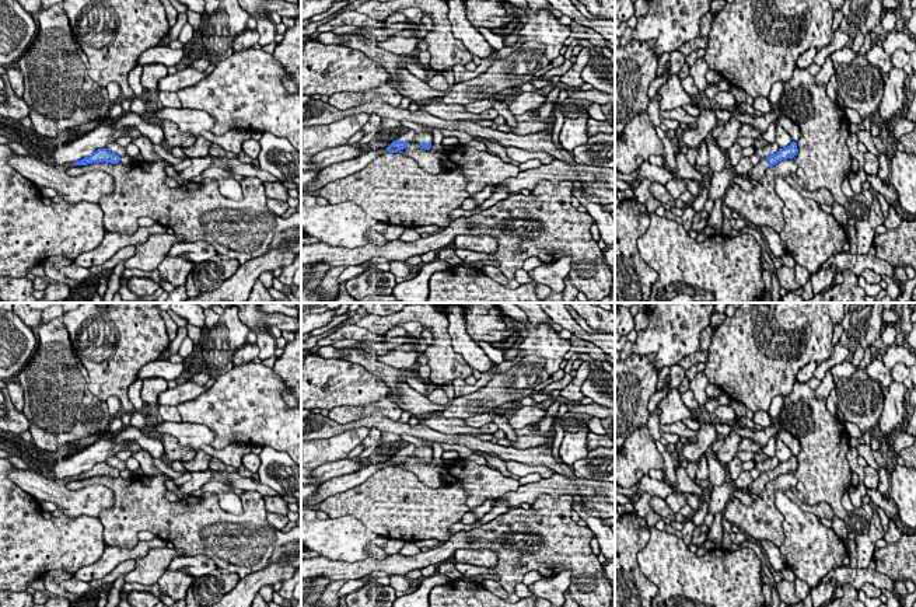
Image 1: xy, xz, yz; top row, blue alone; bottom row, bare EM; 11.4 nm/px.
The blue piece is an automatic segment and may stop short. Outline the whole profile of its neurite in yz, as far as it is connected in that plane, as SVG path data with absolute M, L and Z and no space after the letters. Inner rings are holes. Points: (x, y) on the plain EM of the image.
M791 456L787 461L779 463L776 468L761 472L761 475L755 481L752 481L747 488L742 489L745 493L759 495L769 481L777 478L782 474L793 472L794 470L797 470L797 467L797 457Z

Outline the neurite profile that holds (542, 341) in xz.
M504 314L504 322L508 329L514 329L520 334L518 338L522 342L518 346L521 357L535 355L543 357L545 370L549 376L555 374L560 369L560 363L564 360L564 355L570 350L570 339L563 339L550 325L534 327L532 324L524 325L521 321L514 320Z

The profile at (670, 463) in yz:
M660 440L655 442L655 446L664 458L667 478L672 484L672 486L675 486L676 485L676 467L675 467L676 460L672 458L672 454L667 451L665 446Z

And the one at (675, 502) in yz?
M683 492L683 493L672 493L667 496L667 503L672 509L674 513L678 513L683 505L689 505L692 510L698 510L702 503L702 496Z

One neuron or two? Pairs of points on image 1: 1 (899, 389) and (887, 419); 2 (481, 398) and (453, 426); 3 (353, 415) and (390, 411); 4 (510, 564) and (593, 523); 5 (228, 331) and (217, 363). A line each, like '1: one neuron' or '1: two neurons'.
1: one neuron
2: two neurons
3: one neuron
4: two neurons
5: one neuron

